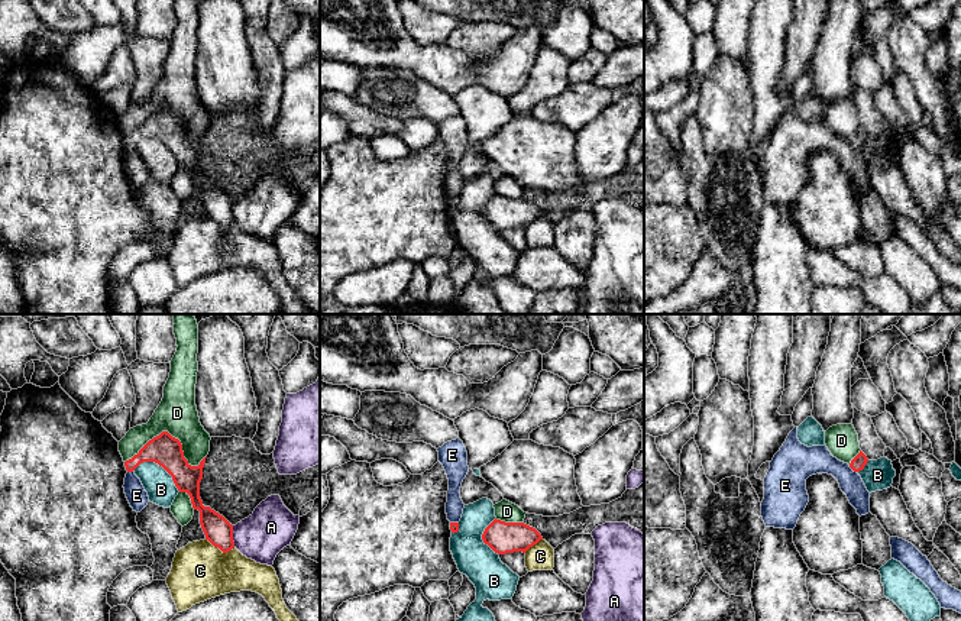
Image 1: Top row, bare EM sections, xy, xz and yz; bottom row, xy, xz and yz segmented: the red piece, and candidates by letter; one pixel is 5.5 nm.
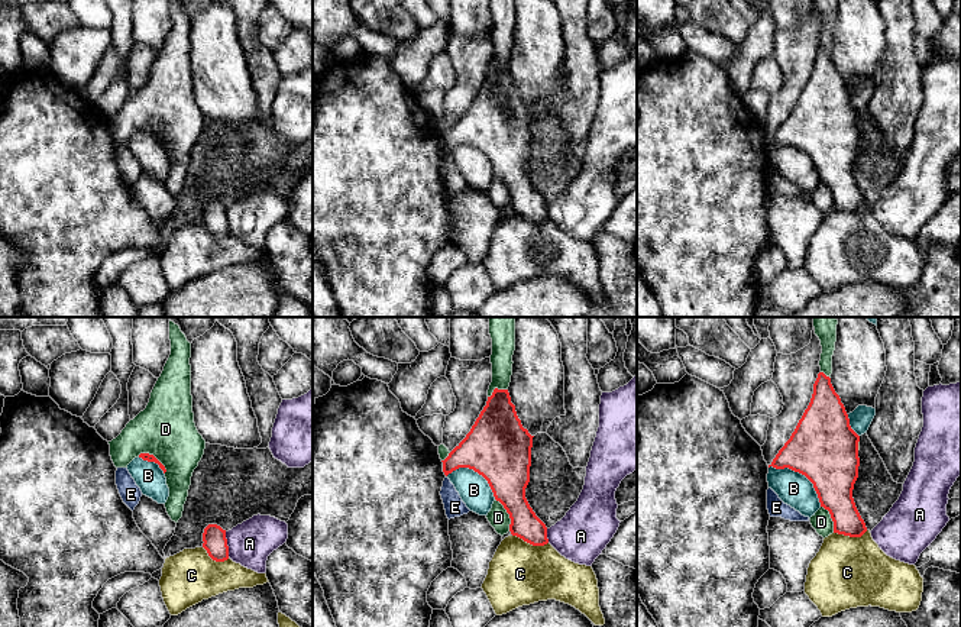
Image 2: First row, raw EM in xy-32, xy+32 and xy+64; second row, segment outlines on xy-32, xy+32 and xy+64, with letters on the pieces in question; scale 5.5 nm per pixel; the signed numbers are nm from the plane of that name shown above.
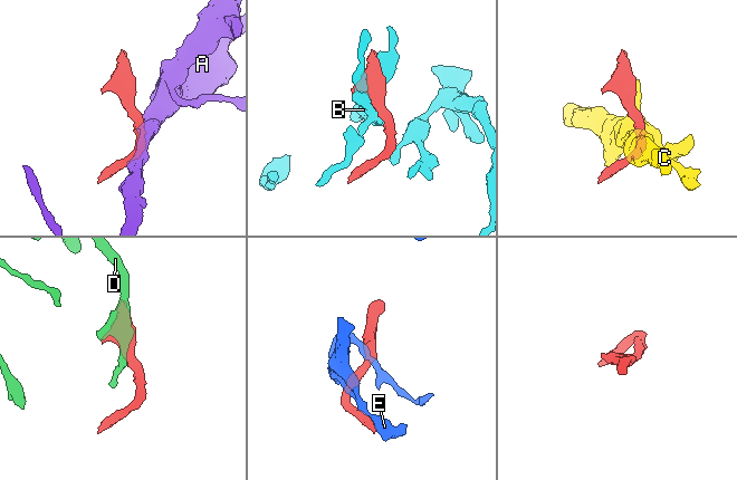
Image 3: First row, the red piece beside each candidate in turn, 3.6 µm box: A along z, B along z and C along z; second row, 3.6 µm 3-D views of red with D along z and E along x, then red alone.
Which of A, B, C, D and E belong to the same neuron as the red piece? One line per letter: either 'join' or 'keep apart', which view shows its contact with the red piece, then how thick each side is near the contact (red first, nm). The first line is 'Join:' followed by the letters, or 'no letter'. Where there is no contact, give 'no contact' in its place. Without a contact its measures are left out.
Join: no letter
A: keep apart; meets red in xy; 160 nm thick on the red side, 260 nm on the other
B: keep apart; meets red in xy; 170 nm thick on the red side, 160 nm on the other
C: keep apart; meets red in xy; 160 nm thick on the red side, 320 nm on the other
D: keep apart; meets red in xy; 170 nm thick on the red side, 220 nm on the other
E: keep apart; meets red in yz; 80 nm thick on the red side, 160 nm on the other

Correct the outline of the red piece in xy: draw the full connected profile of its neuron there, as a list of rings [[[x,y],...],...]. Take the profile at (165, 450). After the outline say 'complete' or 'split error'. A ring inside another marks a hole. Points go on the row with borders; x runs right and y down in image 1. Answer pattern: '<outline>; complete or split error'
[[[168,431],[149,440],[137,455],[124,462],[126,470],[133,472],[143,462],[155,462],[162,466],[171,476],[179,492],[187,492],[194,510],[200,511],[200,524],[214,547],[223,553],[234,547],[233,525],[210,507],[204,507],[200,498],[200,482],[206,457],[198,466],[191,466],[184,457],[182,444]]]; complete

